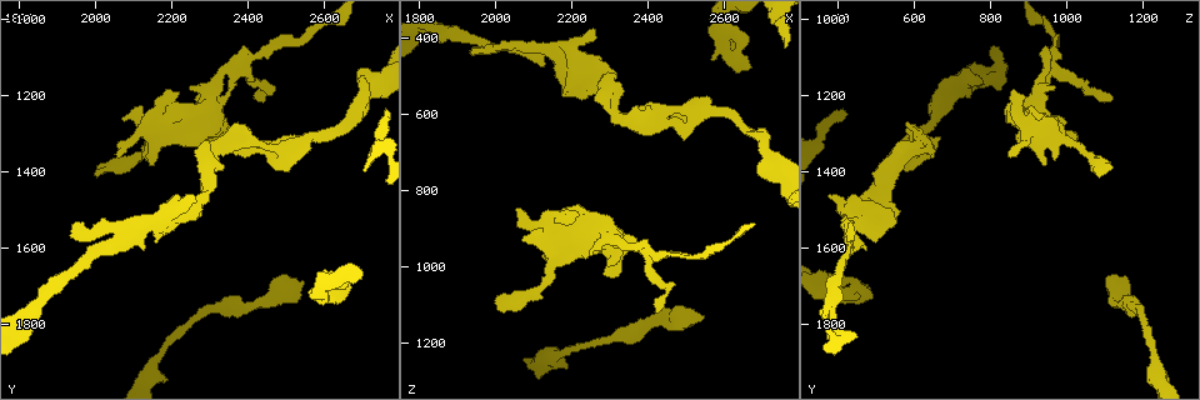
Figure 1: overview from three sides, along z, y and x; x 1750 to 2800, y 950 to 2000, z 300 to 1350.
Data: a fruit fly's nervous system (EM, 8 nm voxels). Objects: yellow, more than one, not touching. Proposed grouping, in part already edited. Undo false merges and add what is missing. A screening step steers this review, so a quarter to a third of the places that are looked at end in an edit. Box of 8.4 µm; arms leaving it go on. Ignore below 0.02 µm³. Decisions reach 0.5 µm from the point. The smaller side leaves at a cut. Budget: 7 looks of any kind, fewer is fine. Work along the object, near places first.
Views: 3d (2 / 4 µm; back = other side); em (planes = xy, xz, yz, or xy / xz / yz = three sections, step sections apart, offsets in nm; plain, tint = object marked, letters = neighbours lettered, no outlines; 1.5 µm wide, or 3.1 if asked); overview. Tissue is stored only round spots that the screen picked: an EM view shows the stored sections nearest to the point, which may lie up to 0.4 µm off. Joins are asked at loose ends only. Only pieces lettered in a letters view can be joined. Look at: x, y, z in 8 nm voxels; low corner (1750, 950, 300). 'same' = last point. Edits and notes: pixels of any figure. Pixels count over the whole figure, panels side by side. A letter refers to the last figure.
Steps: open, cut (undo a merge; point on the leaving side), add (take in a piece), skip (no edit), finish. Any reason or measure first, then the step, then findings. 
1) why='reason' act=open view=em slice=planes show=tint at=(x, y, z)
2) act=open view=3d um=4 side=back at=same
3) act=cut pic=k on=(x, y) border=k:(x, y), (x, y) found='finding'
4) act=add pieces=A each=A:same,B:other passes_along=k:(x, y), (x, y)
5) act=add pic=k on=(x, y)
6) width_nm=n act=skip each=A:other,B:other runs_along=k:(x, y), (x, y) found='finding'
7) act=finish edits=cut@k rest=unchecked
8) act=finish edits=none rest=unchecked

act=open view=em slice=xz step=4 show=tint at=(1840, 1780, 370)

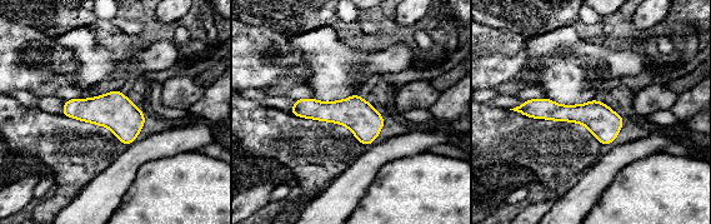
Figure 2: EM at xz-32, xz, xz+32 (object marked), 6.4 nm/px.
why='cut it another way' act=open view=em slice=planes show=tint at=same

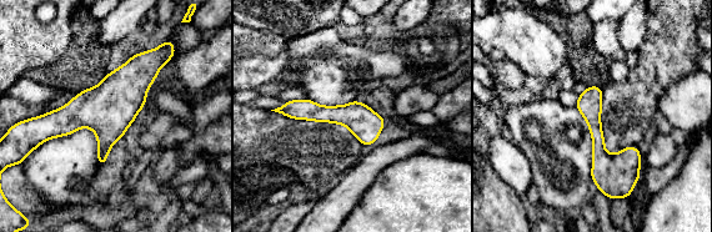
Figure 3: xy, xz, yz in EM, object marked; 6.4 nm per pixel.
why='what lies round it' act=open view=em slice=planes show=letters at=same

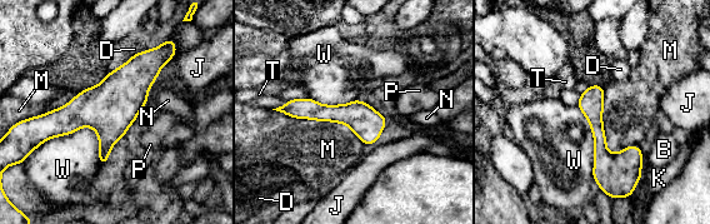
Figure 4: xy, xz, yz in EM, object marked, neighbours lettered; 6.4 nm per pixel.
act=skip each=B:other,D:other,J:other,K:other,M:other,N:other,P:other,T:other,W:other runs_along=4:(170, 54), (105, 108), (51, 120) found='one neuron here'

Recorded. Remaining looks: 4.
why='a fork' act=open view=em slice=yz step=8 show=letters at=(2080, 1565, 435)

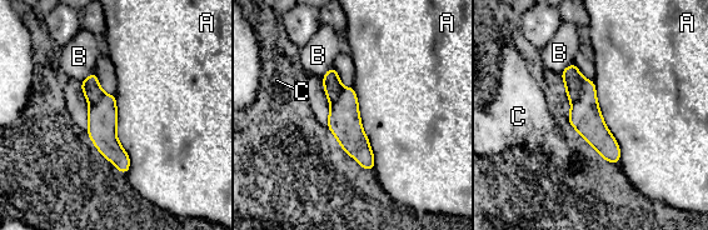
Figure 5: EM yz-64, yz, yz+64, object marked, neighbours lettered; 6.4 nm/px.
why='another direction' act=open view=em slice=planes show=letters at=same

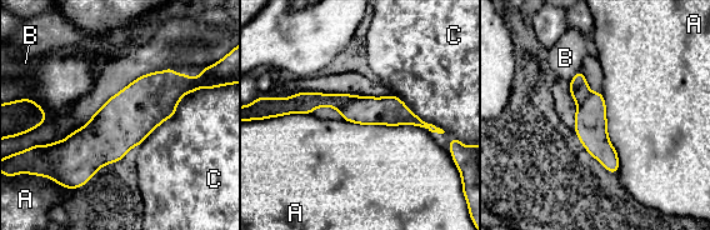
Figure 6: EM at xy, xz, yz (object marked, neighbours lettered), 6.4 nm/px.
act=cut pic=6 on=(308, 101) each=A:other,B:other,C:other found='a second neuron is stuck on'

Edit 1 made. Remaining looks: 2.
act=finish edits=cut@6 rest=unchecked

